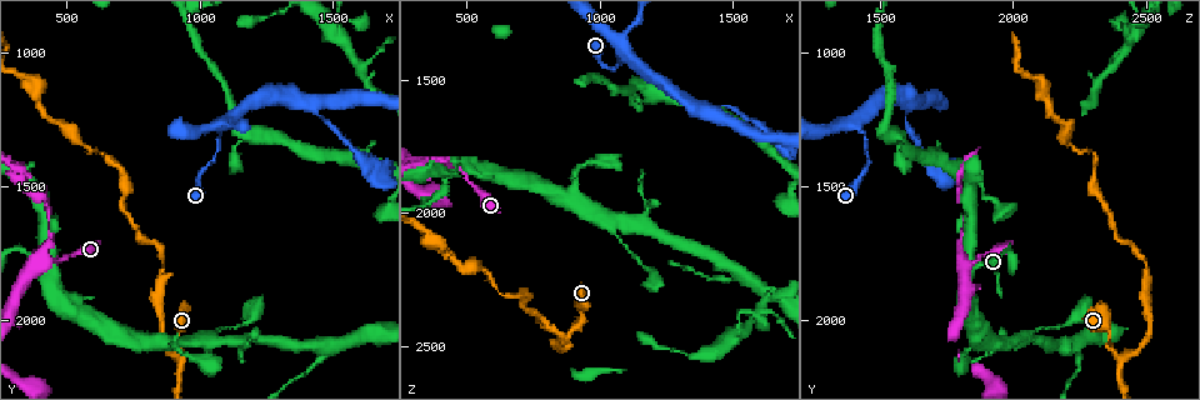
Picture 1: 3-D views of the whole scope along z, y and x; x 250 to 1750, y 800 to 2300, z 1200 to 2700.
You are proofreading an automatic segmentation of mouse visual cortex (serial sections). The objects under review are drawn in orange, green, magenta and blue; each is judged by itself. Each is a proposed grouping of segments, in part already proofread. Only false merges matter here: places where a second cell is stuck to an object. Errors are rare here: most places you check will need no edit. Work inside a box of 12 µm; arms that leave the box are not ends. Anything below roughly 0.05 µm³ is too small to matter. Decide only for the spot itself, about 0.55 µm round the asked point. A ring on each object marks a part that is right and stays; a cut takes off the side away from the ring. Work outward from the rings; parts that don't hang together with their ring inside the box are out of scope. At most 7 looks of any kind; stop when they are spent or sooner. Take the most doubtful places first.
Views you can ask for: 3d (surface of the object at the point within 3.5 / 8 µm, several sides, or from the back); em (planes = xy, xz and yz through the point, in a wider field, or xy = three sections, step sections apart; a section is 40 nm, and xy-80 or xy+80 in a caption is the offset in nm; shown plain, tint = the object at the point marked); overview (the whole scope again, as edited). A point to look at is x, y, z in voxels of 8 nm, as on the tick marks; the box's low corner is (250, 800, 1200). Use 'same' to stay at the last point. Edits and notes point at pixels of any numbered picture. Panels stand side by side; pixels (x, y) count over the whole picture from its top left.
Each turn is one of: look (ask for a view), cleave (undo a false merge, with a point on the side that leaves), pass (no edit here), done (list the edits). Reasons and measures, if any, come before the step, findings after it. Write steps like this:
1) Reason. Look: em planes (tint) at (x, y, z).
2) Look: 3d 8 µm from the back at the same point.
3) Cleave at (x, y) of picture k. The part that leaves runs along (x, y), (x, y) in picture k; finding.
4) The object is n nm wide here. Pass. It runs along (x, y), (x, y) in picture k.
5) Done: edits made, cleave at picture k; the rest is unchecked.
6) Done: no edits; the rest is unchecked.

Four arms meet. Look: 3d 3.5 µm at (1090, 1260, 1420).

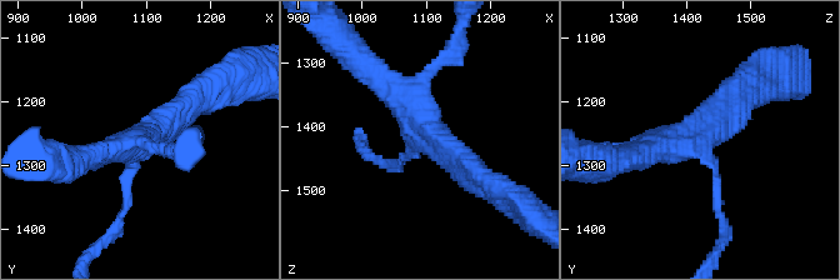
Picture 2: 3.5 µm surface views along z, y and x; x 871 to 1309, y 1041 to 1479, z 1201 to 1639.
4 arms meet here; the arms are 100, 200, 350, 350 nm wide; shape alone is not enough. Look: em xy step 1 (tint) at (1095, 1265, 1420).

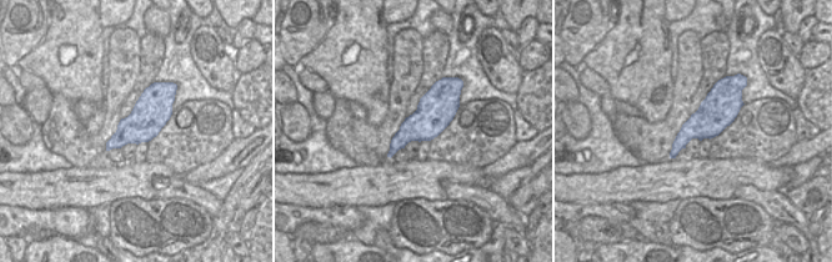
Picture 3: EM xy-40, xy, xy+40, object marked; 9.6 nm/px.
Pass. It runs along (119, 215), (134, 150), (203, 96) in picture 2; one cell here.

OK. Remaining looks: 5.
Two arms in line, one across. Look: 3d 3.5 µm at (1510, 2110, 2220).

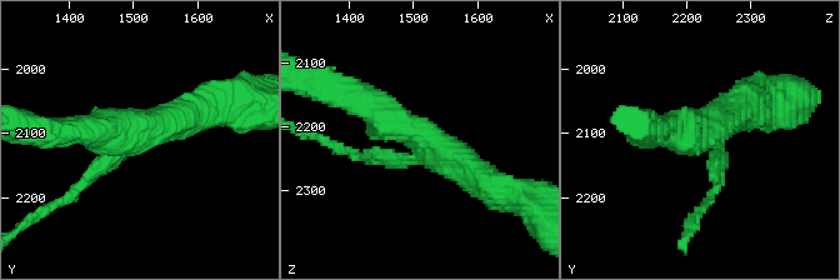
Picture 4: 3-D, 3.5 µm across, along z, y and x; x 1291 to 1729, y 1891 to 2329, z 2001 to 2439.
3 arms meet here; the arms are 200, 400, 400 nm wide. Look: em xy step 3 (tint) at (1510, 2105, 2215).

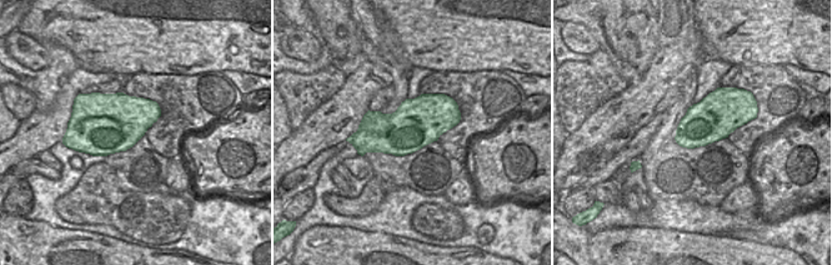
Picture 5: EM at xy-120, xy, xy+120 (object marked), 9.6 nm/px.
Look: em xy step 5 (tint) at the same point.

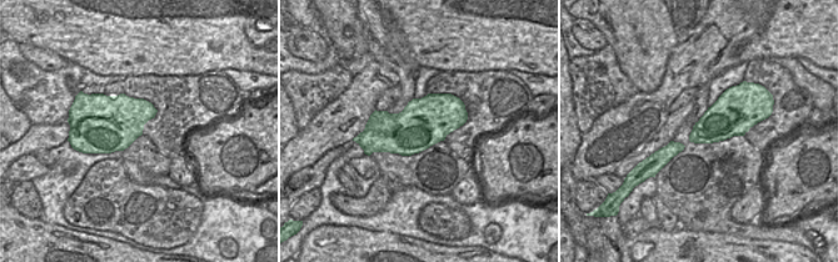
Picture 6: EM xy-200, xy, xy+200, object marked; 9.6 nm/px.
Pass. It runs along (349, 93), (483, 180) in picture 4; one cell here.

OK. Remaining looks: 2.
Done: no edits; the rest is unchecked.

